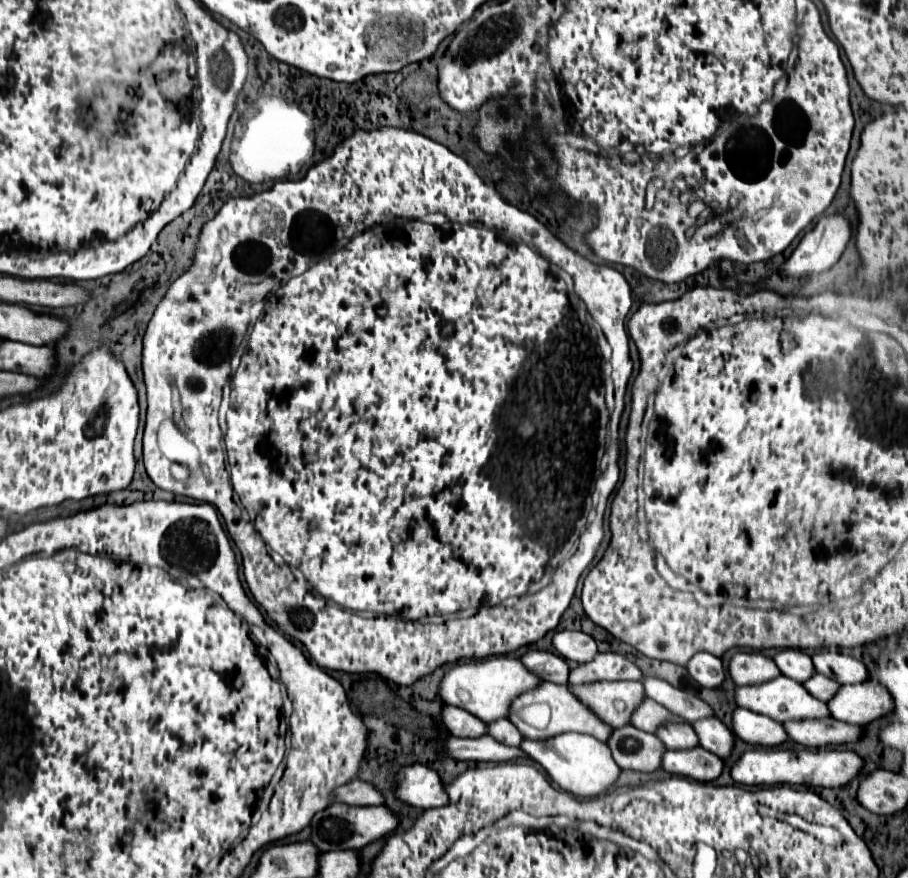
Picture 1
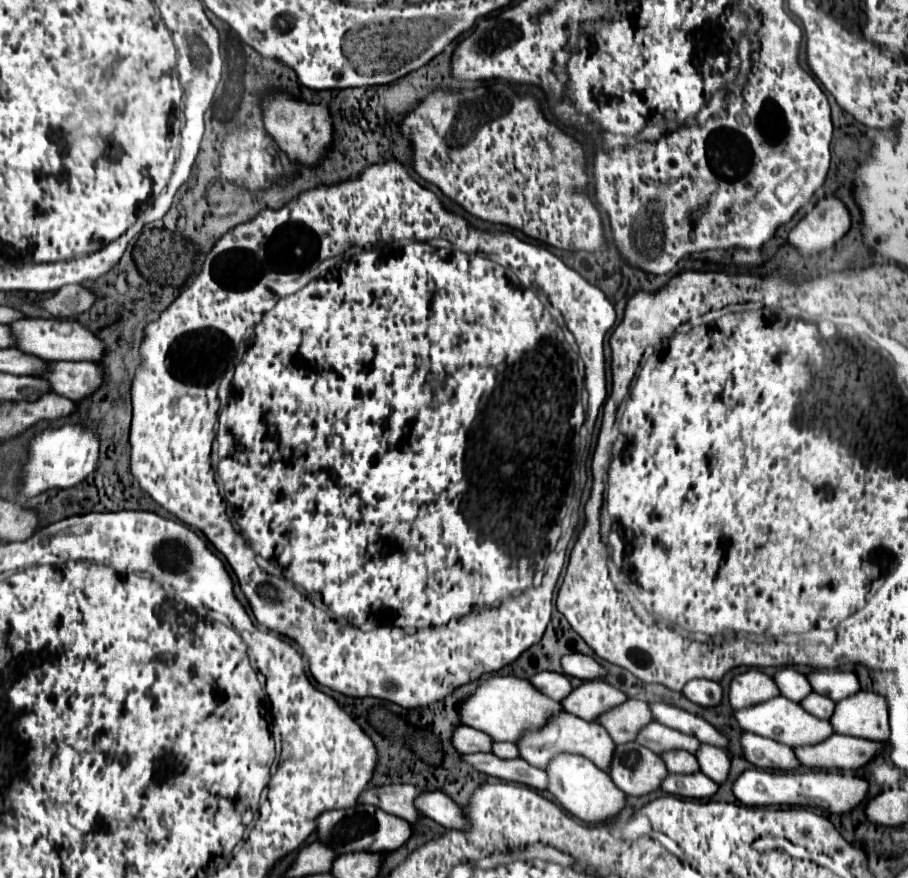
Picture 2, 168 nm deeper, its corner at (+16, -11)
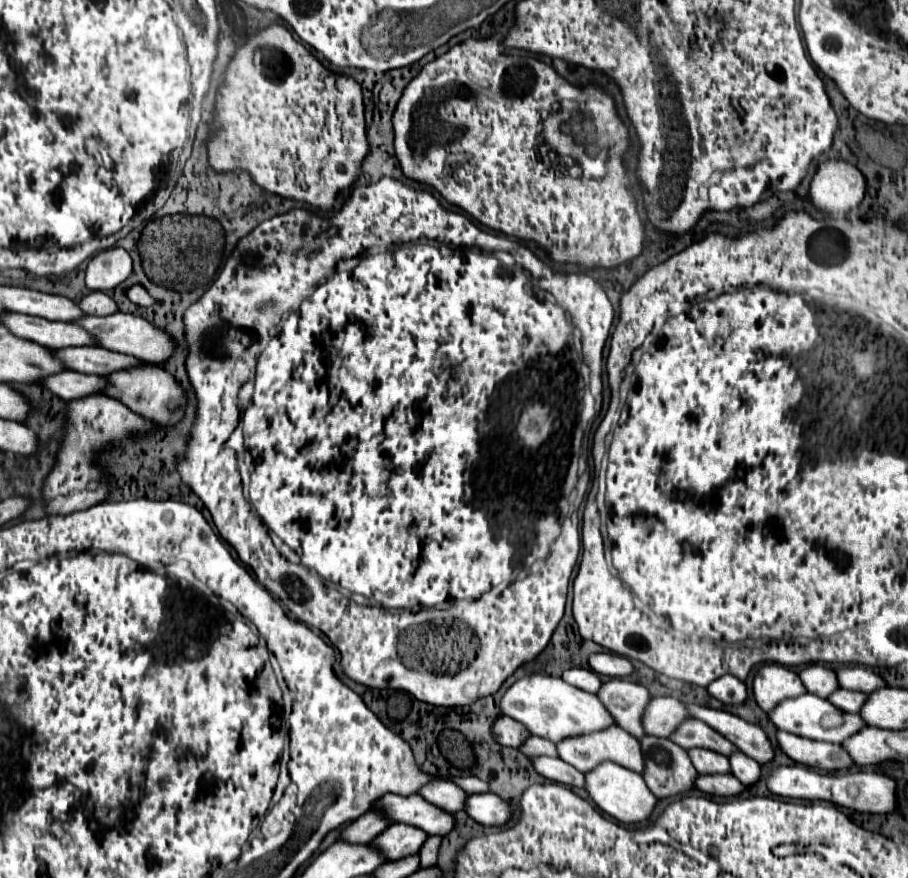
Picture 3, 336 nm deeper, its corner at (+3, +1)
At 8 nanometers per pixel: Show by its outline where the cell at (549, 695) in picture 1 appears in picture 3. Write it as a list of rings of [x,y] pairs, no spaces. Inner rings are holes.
[[[611,726],[607,730],[593,732],[593,734],[587,734],[587,736],[575,736],[575,738],[569,738],[569,740],[561,740],[557,744],[557,750],[559,750],[561,760],[569,762],[571,766],[575,766],[581,772],[591,772],[593,768],[597,768],[601,762],[607,762],[607,760],[615,762],[623,768],[629,768],[633,772],[639,772],[639,774],[645,770],[645,760],[641,756],[639,740],[619,726]]]

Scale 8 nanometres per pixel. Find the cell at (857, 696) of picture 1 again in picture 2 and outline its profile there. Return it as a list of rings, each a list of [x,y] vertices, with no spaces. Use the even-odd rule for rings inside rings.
[[[866,690],[836,702],[830,724],[836,734],[860,736],[874,742],[886,742],[890,736],[884,696]]]

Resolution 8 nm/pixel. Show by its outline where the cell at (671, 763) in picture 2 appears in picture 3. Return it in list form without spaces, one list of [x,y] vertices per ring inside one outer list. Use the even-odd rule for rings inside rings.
[[[693,748],[693,750],[689,750],[689,756],[699,774],[731,774],[729,758],[713,752],[713,750]]]

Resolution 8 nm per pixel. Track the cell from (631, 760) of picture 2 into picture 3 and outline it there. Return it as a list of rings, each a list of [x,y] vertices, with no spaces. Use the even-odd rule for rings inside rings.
[[[645,736],[641,740],[645,772],[643,778],[657,798],[671,798],[695,788],[697,770],[687,750],[667,738]]]

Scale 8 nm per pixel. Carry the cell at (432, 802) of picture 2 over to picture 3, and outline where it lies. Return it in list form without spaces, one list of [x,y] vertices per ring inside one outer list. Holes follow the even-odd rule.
[[[493,792],[471,794],[467,798],[465,812],[483,826],[505,826],[513,816],[511,804]]]

